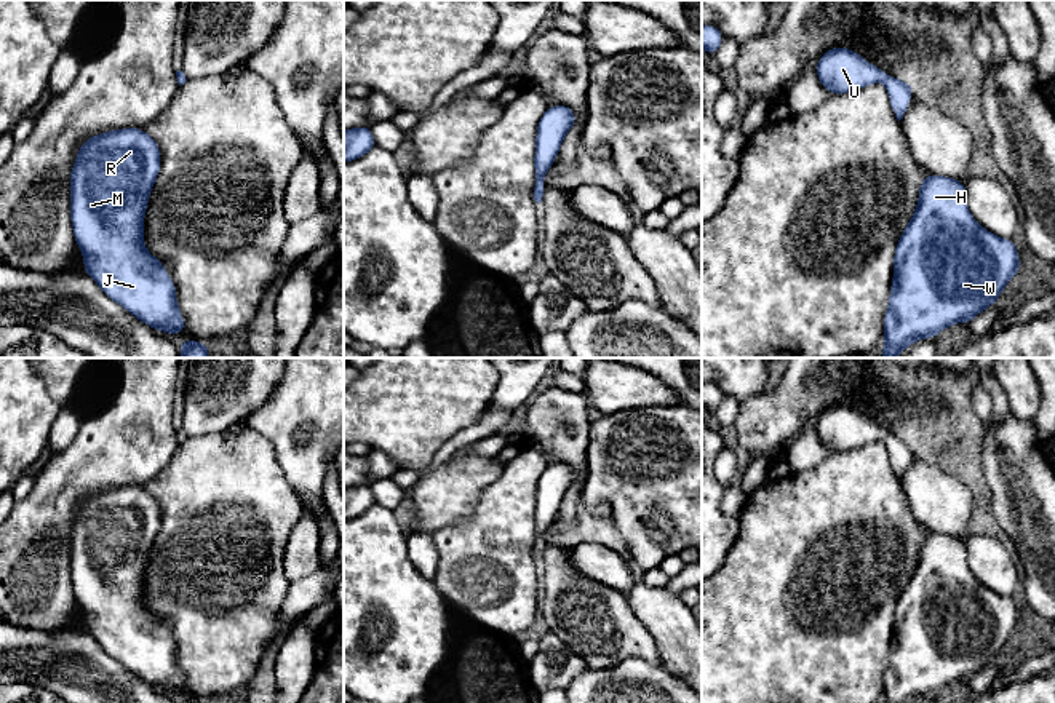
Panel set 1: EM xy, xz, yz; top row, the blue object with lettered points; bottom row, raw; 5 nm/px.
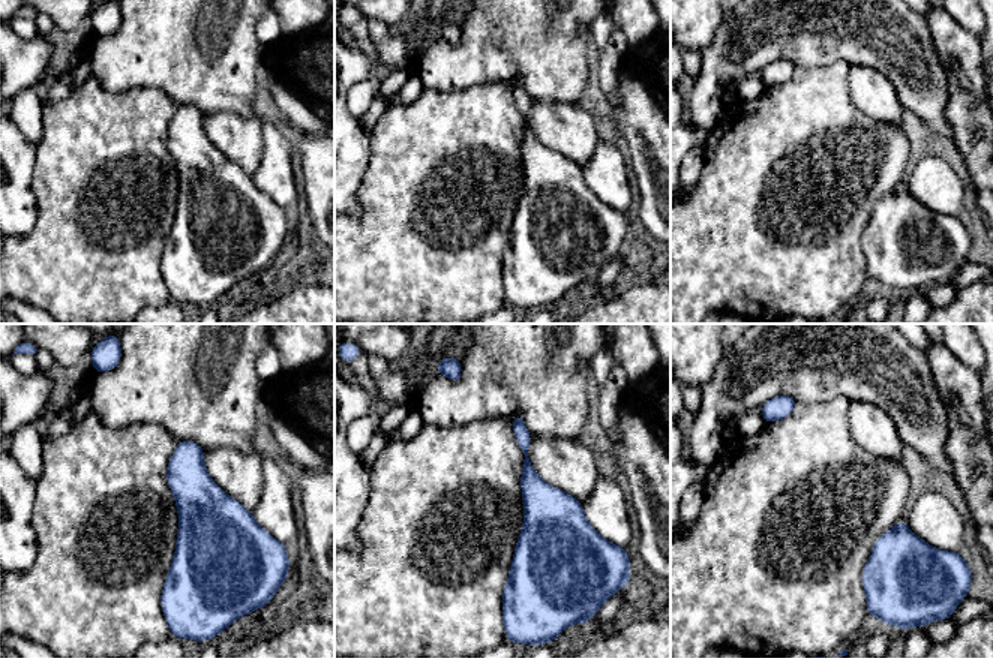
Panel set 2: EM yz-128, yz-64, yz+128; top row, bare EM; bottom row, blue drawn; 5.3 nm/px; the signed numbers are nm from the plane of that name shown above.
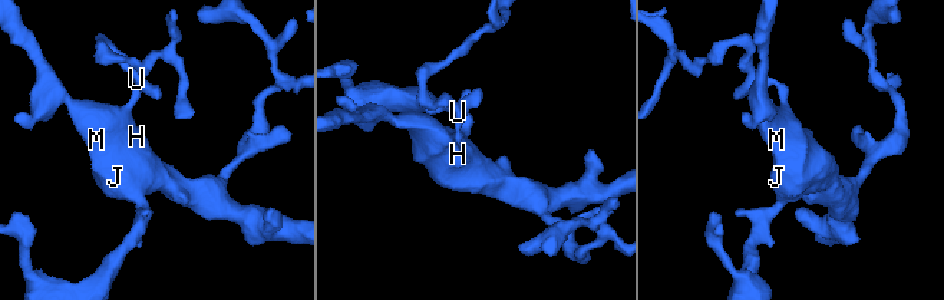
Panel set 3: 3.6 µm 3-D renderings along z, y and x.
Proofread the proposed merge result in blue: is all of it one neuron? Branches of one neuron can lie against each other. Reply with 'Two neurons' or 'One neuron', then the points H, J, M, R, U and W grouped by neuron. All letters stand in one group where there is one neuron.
One neuron. Groups: H J M R U W

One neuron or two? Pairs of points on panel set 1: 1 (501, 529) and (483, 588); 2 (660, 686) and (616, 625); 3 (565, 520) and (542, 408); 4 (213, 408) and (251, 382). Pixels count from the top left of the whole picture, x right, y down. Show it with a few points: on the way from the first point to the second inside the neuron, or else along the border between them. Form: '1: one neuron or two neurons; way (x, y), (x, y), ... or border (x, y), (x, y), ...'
1: one neuron; way (496, 544), (485, 563), (485, 574)
2: two neurons; border (657, 660), (625, 657), (603, 668)
3: one neuron; way (574, 492), (581, 481), (581, 465), (561, 435)
4: one neuron; way (222, 398), (242, 382)

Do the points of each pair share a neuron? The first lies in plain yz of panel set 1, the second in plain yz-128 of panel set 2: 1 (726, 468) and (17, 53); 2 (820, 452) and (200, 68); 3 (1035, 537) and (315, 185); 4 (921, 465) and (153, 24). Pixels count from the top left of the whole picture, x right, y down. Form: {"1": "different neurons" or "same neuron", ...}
{"1": "different neurons", "2": "same neuron", "3": "same neuron", "4": "different neurons"}

